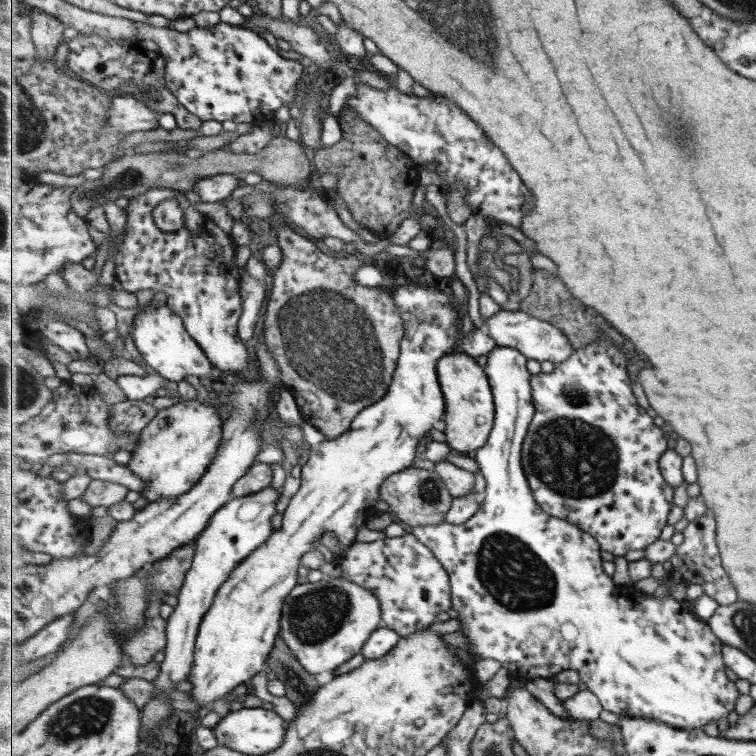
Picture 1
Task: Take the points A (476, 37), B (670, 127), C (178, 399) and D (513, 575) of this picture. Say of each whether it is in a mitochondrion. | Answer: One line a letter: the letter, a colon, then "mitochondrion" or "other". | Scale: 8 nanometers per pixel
A: mitochondrion
B: mitochondrion
C: other
D: mitochondrion

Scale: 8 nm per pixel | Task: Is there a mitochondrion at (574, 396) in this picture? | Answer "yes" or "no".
yes

